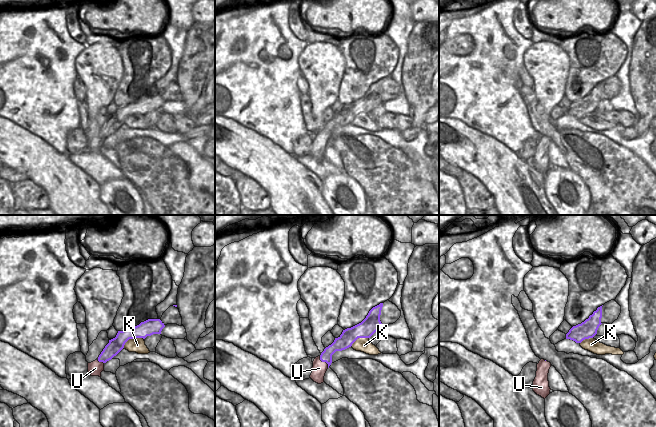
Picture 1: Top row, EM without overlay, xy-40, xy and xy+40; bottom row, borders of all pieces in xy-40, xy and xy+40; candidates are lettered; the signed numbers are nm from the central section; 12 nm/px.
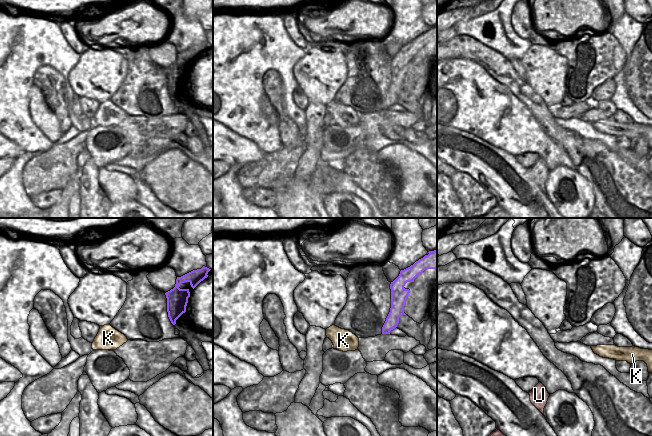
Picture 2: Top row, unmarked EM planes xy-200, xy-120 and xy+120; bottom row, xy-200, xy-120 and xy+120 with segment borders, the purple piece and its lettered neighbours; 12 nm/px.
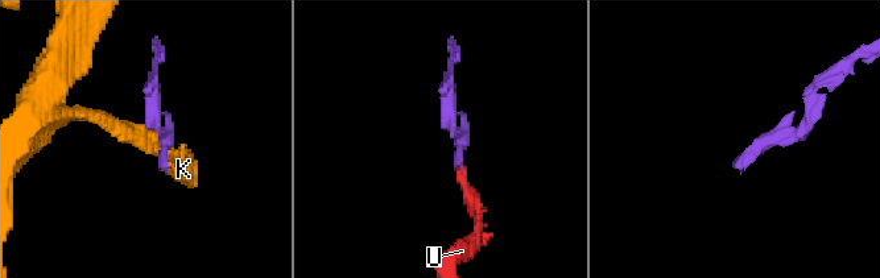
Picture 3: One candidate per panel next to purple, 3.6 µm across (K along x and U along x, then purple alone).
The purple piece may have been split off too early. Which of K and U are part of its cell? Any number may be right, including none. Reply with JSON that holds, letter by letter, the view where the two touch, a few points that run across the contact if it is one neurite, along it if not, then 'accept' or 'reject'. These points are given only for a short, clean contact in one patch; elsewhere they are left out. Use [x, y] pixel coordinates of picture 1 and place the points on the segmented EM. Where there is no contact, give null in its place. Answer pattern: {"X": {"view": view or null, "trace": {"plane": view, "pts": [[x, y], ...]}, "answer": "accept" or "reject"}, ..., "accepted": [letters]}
{"K": {"view": "xy-40", "trace": {"plane": "xy-40", "pts": [[143, 338], [130, 338], [123, 347]]}, "answer": "reject"}, "U": {"view": "xy", "trace": {"plane": "xy", "pts": [[326, 356], [324, 361], [319, 368]]}, "answer": "accept"}, "accepted": ["U"]}

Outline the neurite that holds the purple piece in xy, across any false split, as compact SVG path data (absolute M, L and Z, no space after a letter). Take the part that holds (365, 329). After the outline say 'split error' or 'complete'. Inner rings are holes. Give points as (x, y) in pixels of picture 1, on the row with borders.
M383 303L373 307L361 323L343 330L342 334L314 359L310 375L314 382L318 384L324 382L325 373L331 365L332 355L336 351L345 350L351 347L358 338L370 338L377 330L384 328L380 321L382 307Z; split error

